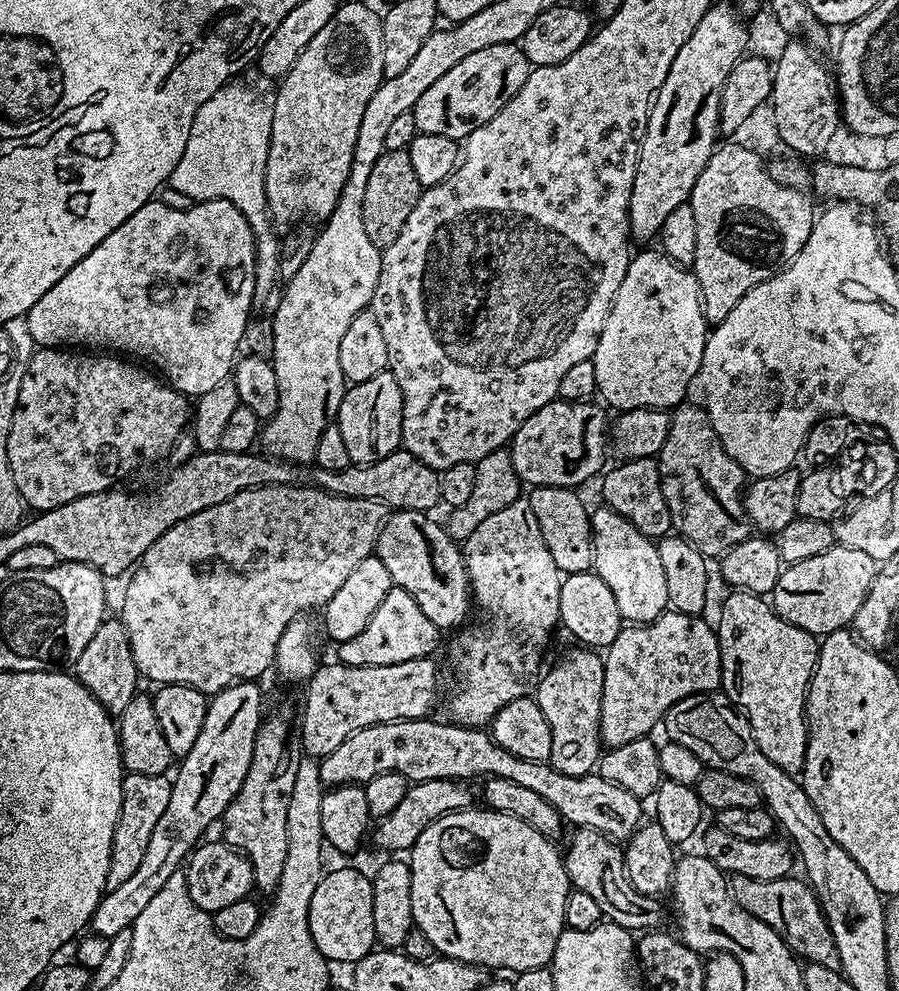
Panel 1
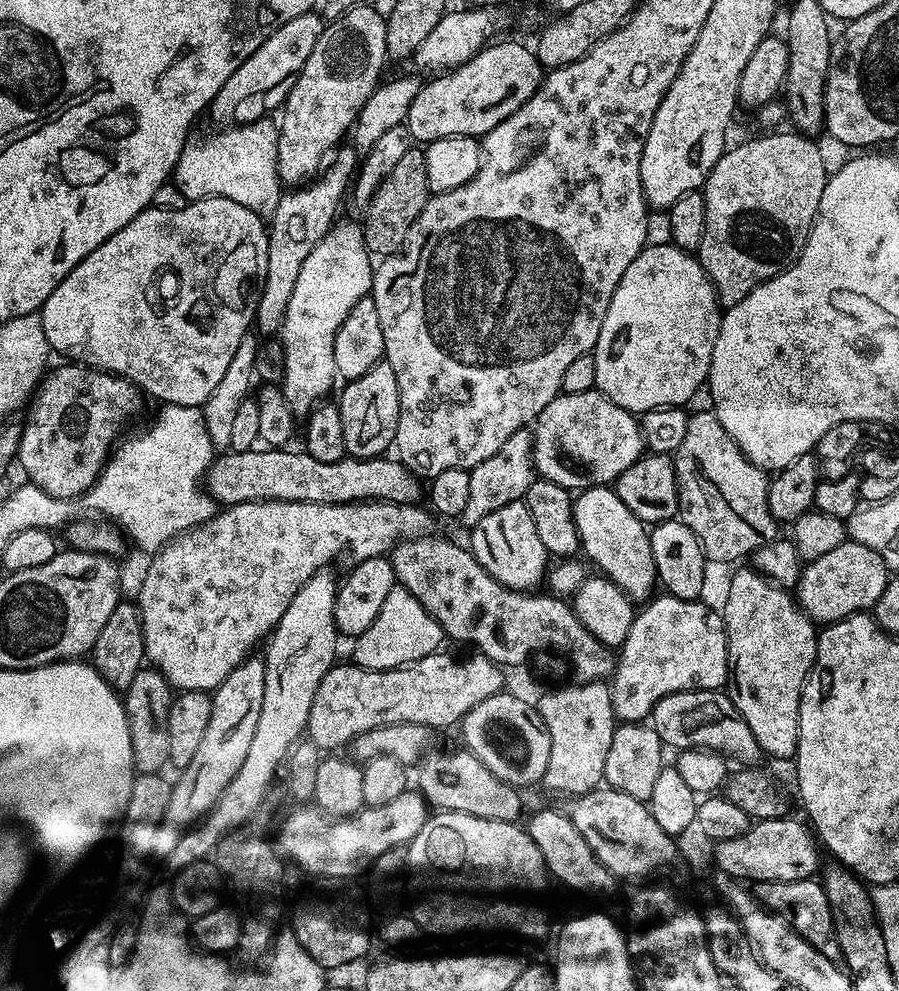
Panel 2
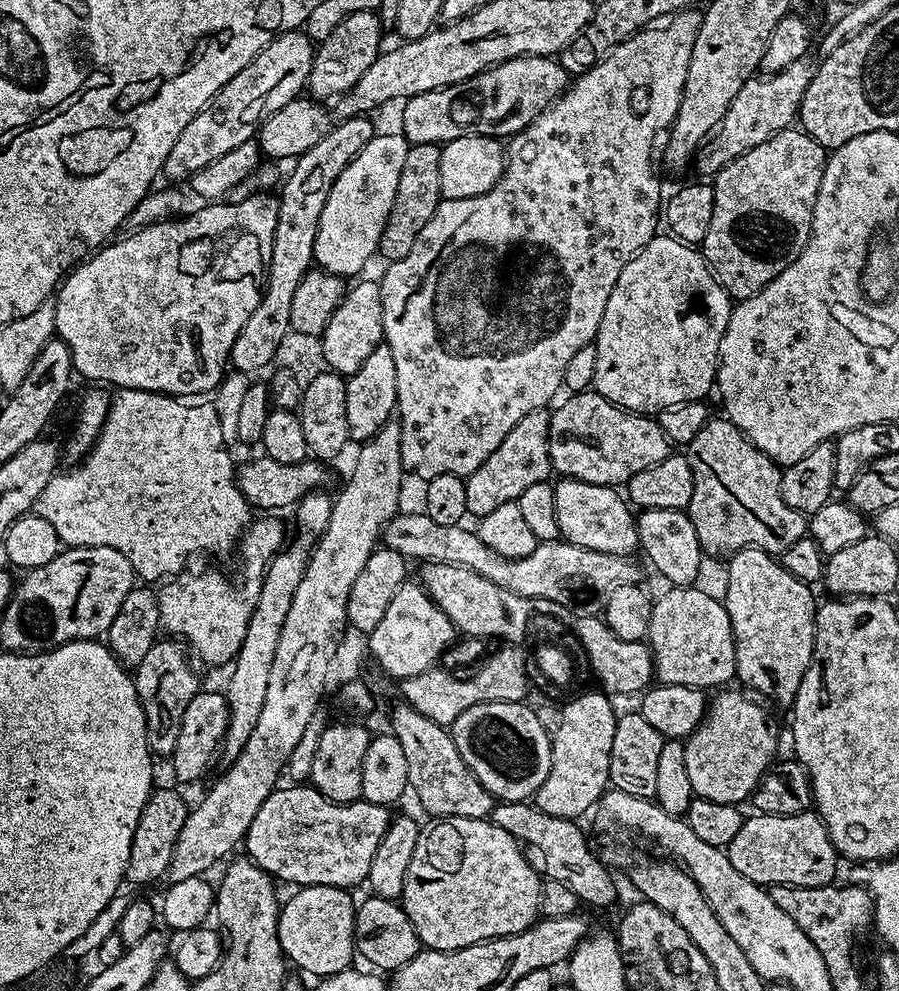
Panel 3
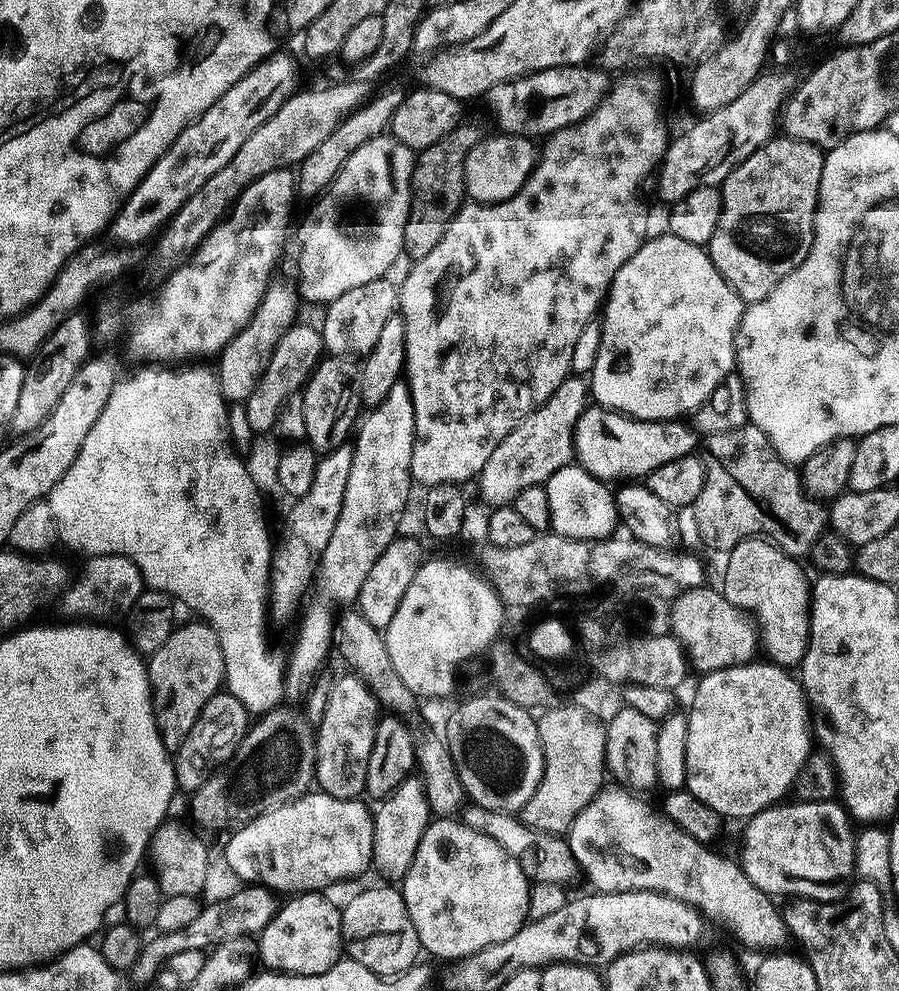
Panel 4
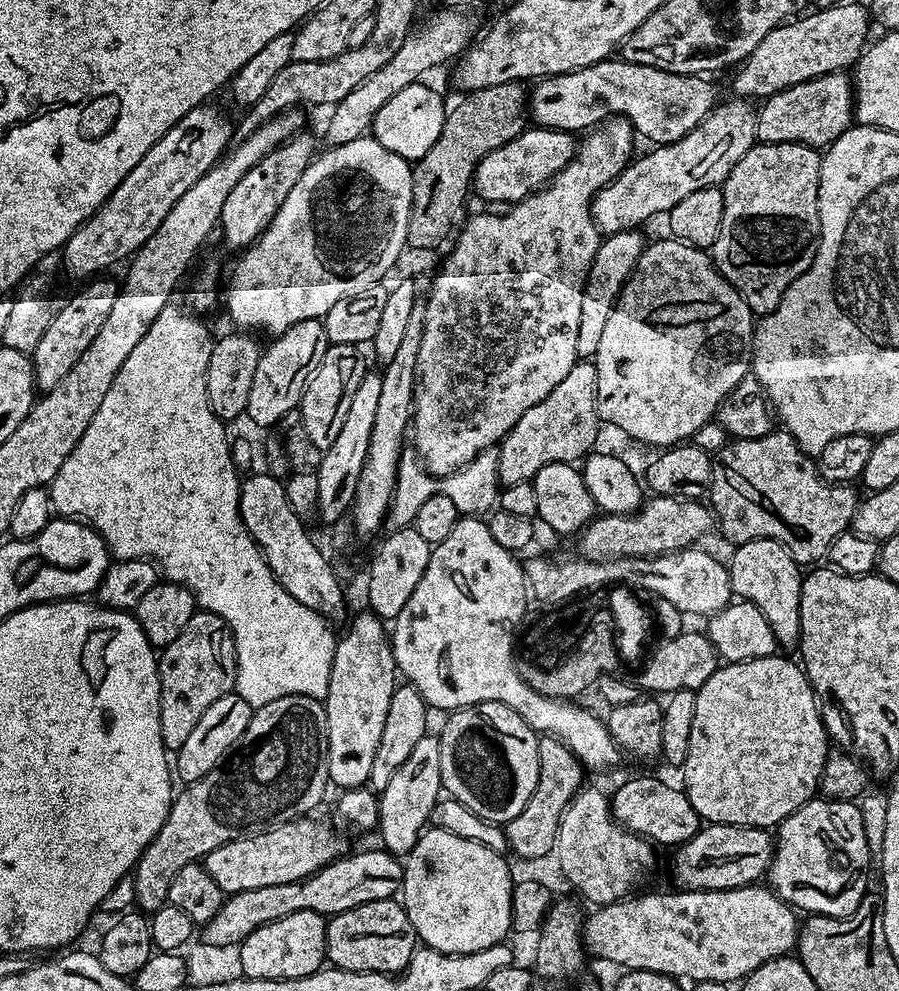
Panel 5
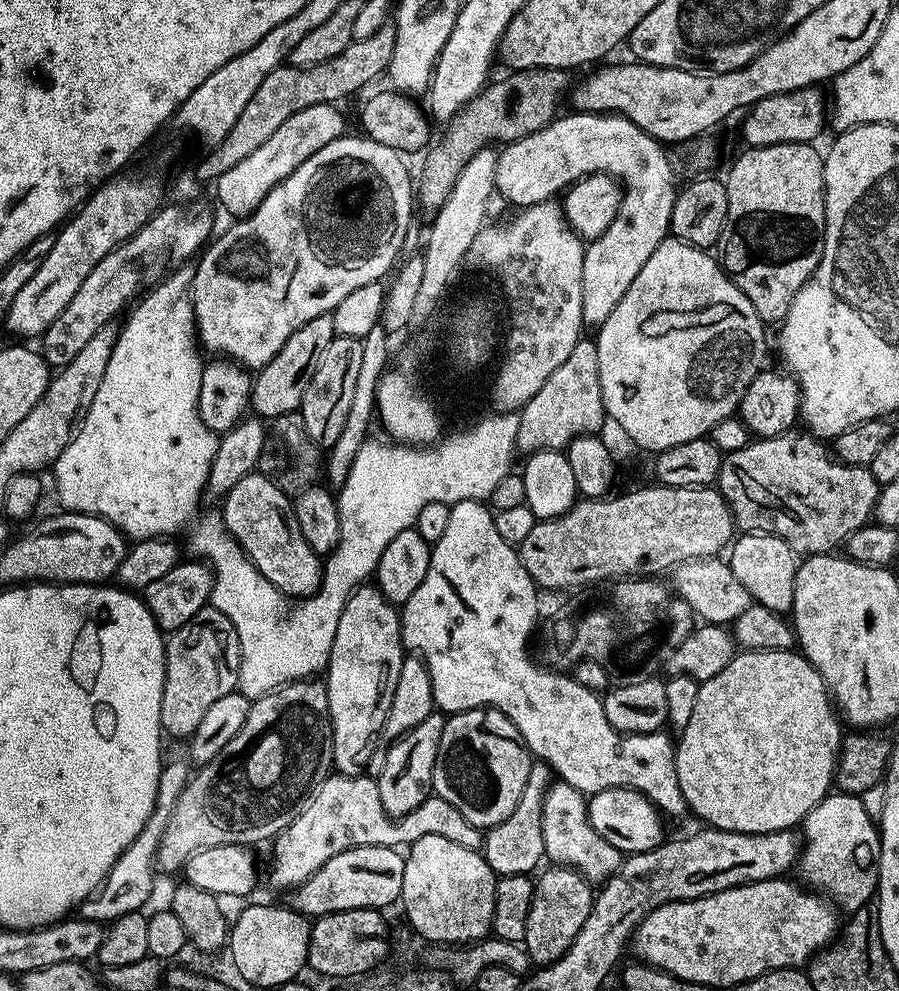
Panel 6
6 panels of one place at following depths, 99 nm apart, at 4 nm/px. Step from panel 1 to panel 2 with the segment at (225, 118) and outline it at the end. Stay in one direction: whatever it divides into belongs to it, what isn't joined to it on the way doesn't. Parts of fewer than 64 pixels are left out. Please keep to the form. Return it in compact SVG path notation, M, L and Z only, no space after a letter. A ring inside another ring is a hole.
M275 119L255 120L253 124L228 126L217 136L208 136L201 144L189 143L178 158L174 181L185 201L201 200L203 196L230 198L254 214L271 218L278 210L282 181L278 170L278 138L280 130Z

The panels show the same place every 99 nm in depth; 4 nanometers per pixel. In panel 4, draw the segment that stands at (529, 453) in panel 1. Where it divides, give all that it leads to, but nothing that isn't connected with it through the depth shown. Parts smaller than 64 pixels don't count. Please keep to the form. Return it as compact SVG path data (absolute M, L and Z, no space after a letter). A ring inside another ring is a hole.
M585 407L572 427L575 463L605 482L628 482L633 478L646 478L658 470L658 466L666 466L666 462L691 456L697 451L696 429L683 424L685 423L635 420L632 416L623 416L621 412L612 412L609 408Z

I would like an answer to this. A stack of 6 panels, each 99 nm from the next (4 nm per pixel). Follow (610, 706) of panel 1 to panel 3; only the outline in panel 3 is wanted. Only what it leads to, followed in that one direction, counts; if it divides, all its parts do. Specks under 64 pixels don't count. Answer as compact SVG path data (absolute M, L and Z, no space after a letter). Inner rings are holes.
M672 586L667 589L669 592L665 594L661 600L657 599L655 603L652 605L652 617L650 618L650 626L648 627L648 635L646 637L647 647L651 649L652 652L652 664L654 665L654 676L660 684L677 684L678 686L686 686L687 688L699 688L701 690L709 690L708 688L716 688L719 689L721 686L719 684L724 684L729 679L730 681L736 675L736 640L732 637L732 623L730 622L730 618L728 617L728 612L724 609L723 603L719 600L715 600L714 598L710 598L707 594L702 594L700 590L695 588L695 586Z

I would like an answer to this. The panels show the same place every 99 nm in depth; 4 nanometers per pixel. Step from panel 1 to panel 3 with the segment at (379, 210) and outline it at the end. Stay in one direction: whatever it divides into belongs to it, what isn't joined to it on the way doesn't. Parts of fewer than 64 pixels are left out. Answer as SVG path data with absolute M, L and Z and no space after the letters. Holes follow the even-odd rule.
M414 144L406 154L406 163L402 166L402 178L398 182L396 201L391 208L390 218L383 230L383 238L379 240L379 255L392 263L401 260L410 250L426 222L433 217L434 210L441 202L438 186L438 162L440 161L441 145Z

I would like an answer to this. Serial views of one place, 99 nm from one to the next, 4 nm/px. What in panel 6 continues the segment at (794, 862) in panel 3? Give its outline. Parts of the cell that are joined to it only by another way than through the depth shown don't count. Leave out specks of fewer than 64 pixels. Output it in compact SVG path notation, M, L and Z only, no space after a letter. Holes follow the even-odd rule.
M847 794L825 796L802 821L803 828L802 851L798 857L798 872L800 868L800 876L805 880L803 883L827 897L837 909L845 908L845 913L851 914L865 907L871 901L868 899L877 895L880 883L880 833L877 821L866 814L861 797Z

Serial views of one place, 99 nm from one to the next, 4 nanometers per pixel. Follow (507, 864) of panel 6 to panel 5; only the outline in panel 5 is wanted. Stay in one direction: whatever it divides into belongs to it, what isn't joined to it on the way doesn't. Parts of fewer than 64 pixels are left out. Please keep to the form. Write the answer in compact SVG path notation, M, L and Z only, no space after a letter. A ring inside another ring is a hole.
M544 738L539 741L539 746L540 773L536 779L534 794L530 794L530 802L522 806L522 814L507 821L502 828L507 851L512 851L514 855L521 856L524 860L540 860L547 852L549 855L555 849L562 814L577 792L581 791L580 779L586 775L580 761L561 740Z

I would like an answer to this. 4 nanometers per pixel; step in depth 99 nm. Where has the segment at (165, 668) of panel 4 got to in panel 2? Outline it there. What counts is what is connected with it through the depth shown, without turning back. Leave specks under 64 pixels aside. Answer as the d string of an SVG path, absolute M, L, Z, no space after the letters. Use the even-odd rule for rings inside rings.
M145 666L134 674L134 682L123 689L122 703L128 714L128 742L134 746L134 762L137 773L160 772L163 764L170 761L170 710L174 699L174 689L166 677L156 668Z

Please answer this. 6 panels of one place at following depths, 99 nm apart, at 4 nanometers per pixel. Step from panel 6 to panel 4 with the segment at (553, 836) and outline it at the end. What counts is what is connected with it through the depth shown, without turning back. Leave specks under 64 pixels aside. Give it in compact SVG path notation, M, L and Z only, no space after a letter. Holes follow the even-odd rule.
M609 783L607 786L600 789L599 794L590 802L590 806L586 806L586 810L582 810L572 818L572 823L568 825L566 839L571 847L577 862L580 864L580 871L593 885L591 886L597 892L662 892L665 896L673 896L677 900L691 902L699 908L705 917L712 917L716 920L721 920L742 943L748 948L780 948L784 943L789 943L790 933L788 927L784 924L784 917L779 907L775 908L773 897L768 893L758 890L754 886L754 882L750 882L750 878L746 878L746 874L740 868L739 863L735 859L727 860L724 856L719 856L716 852L711 852L709 845L702 840L696 840L690 834L686 834L686 830L682 830L673 820L667 816L656 812L644 800L639 800L639 795L633 794L629 789L615 783Z

